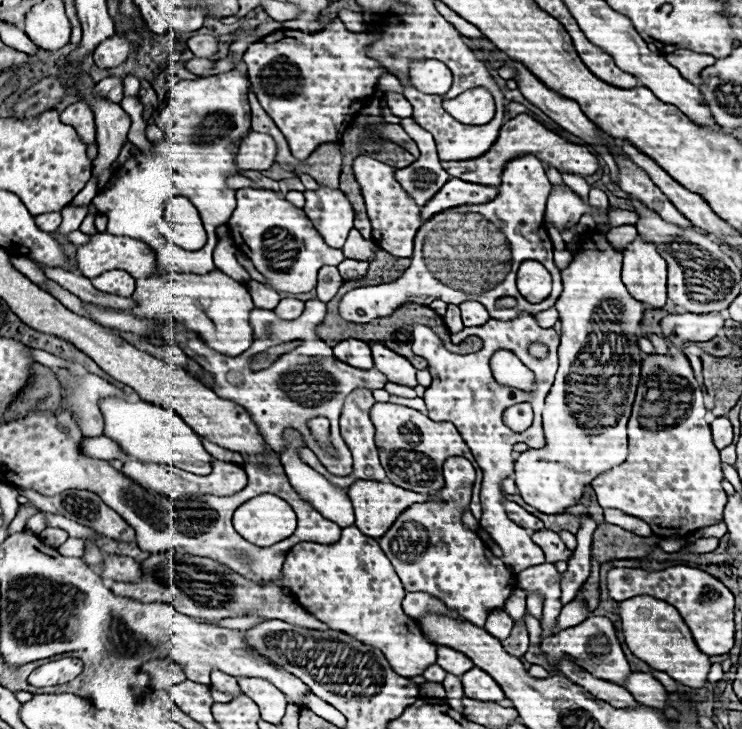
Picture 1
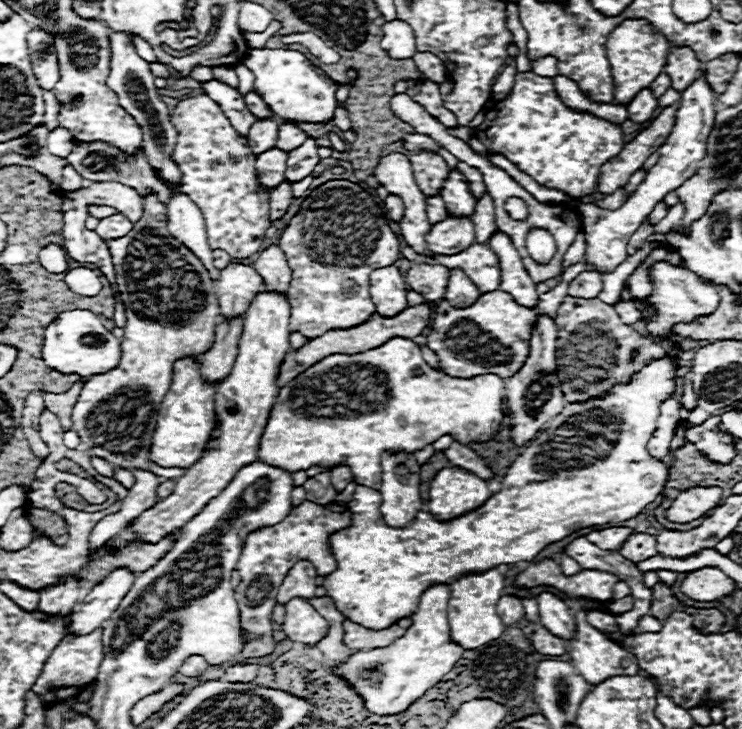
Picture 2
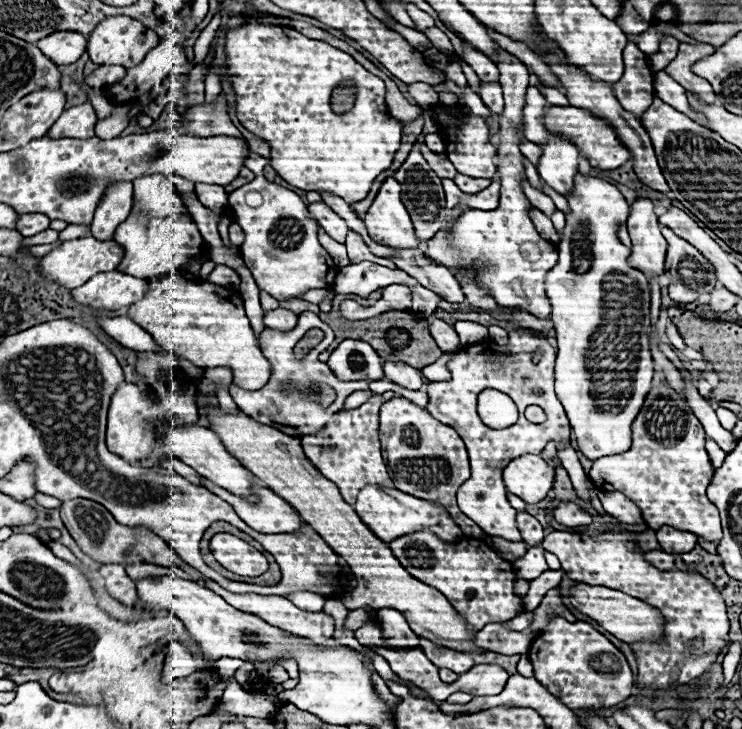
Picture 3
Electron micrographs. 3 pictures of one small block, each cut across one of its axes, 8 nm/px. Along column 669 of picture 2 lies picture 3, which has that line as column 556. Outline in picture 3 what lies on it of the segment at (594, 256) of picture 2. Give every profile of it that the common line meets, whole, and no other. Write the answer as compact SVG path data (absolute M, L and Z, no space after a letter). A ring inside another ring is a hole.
M550 134L548 144L542 144L542 156L536 168L540 178L552 190L566 196L574 190L574 176L578 172L578 148L568 144L568 140Z

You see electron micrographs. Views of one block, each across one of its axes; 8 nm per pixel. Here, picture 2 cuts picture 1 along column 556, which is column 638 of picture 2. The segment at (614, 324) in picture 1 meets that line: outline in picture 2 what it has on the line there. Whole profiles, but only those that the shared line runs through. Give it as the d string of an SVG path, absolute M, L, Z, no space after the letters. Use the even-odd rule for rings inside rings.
M656 262L652 266L652 270L650 270L650 282L654 284L654 288L652 288L652 294L648 296L648 302L656 308L656 314L650 314L648 306L638 302L638 300L634 304L642 312L642 316L648 320L648 324L646 324L648 336L658 340L658 342L670 340L674 324L678 324L678 322L692 322L696 318L712 314L716 310L716 306L718 306L718 300L720 300L718 288L714 288L710 284L704 284L686 266L674 266L674 264L668 264L668 262ZM676 356L652 360L632 378L630 384L616 384L606 396L568 404L550 426L532 440L524 454L514 460L504 476L504 488L486 500L482 508L476 508L458 520L442 524L428 516L428 512L420 512L410 528L394 530L382 520L380 492L356 488L354 500L350 502L352 524L330 538L330 548L336 556L338 568L324 576L324 588L336 610L364 628L384 630L400 618L412 616L418 608L420 596L434 584L450 584L460 576L482 574L500 564L530 562L548 544L558 542L580 528L624 522L638 516L644 506L654 502L662 492L668 474L668 466L648 454L646 442L656 428L660 402L676 392L676 362Z

